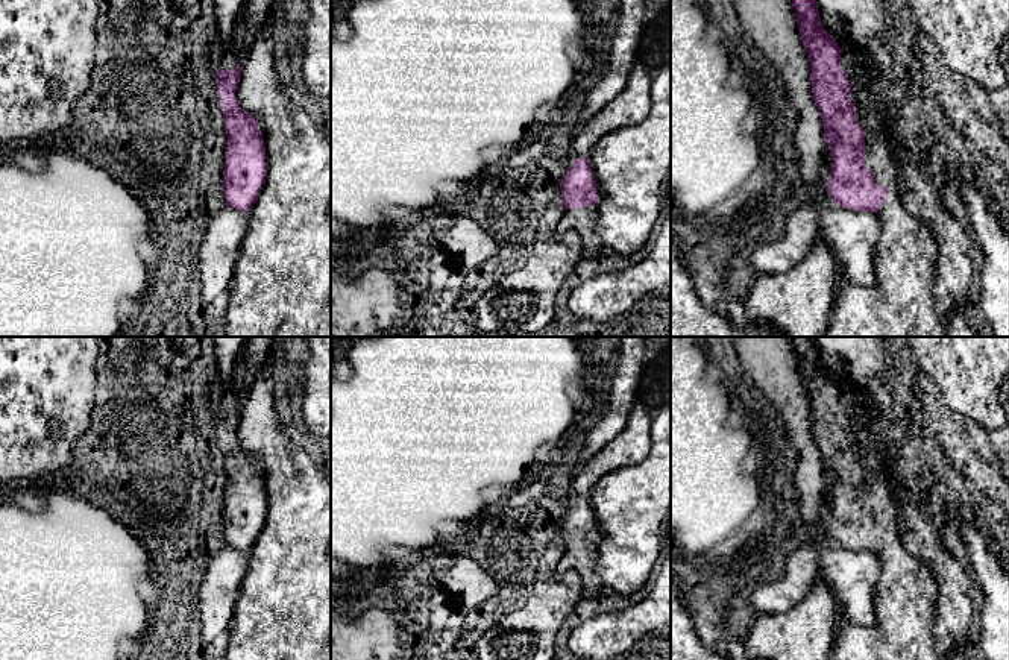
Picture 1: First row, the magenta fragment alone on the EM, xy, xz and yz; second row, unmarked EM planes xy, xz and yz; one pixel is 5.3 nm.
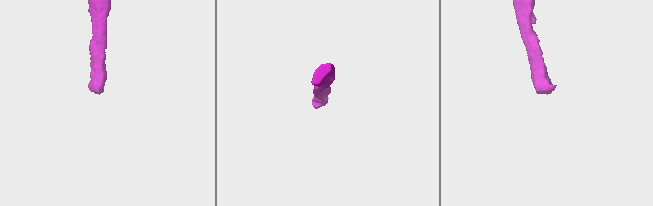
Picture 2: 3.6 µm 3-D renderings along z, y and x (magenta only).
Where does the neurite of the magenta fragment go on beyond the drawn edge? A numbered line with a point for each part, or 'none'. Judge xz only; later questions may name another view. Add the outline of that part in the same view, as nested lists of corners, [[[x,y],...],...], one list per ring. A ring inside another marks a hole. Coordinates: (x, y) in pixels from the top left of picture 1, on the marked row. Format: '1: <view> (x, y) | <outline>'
1: xz (631, 166) | [[[671,62],[652,68],[651,111],[648,117],[634,126],[605,134],[587,155],[592,165],[599,202],[590,206],[566,209],[557,225],[557,237],[563,241],[564,234],[575,231],[583,240],[583,256],[593,258],[604,252],[622,256],[643,247],[655,222],[660,218],[666,185],[671,179]]]

